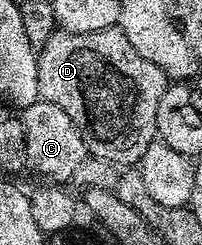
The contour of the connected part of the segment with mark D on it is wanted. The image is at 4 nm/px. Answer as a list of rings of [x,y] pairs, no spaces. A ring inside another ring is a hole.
[[[117,26],[96,30],[86,34],[55,32],[47,44],[40,47],[38,62],[38,92],[46,102],[63,108],[75,128],[82,134],[88,153],[94,158],[102,158],[114,164],[121,162],[140,163],[143,152],[157,138],[157,113],[159,99],[167,85],[167,75],[151,60],[139,56],[127,40],[127,36]]]

